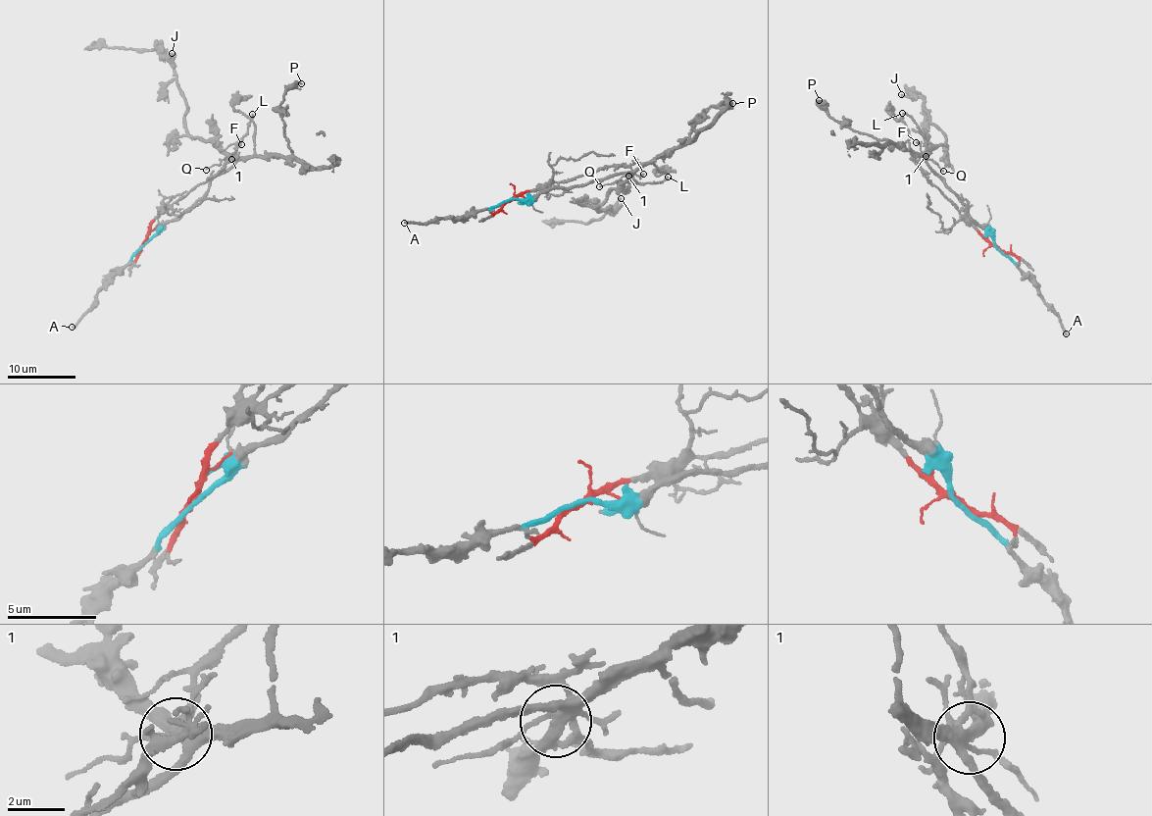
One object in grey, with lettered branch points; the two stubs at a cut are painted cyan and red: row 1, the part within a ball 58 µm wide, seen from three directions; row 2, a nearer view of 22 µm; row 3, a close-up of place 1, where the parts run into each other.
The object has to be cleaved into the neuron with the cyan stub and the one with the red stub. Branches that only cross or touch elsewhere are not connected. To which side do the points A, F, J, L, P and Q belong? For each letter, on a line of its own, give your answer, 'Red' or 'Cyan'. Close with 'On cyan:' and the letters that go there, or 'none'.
A: Cyan
F: Red
J: Cyan
L: Red
P: Cyan
Q: Red
On cyan: A, J, P

